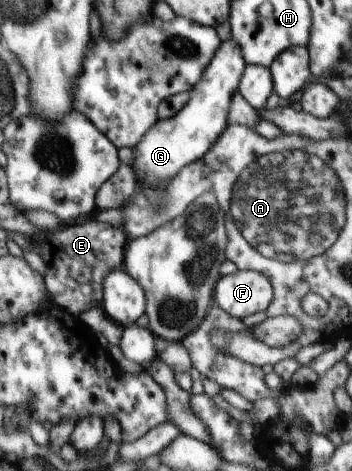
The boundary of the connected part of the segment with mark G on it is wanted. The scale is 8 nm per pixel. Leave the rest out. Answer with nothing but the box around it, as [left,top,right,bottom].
[131,38,246,189]

